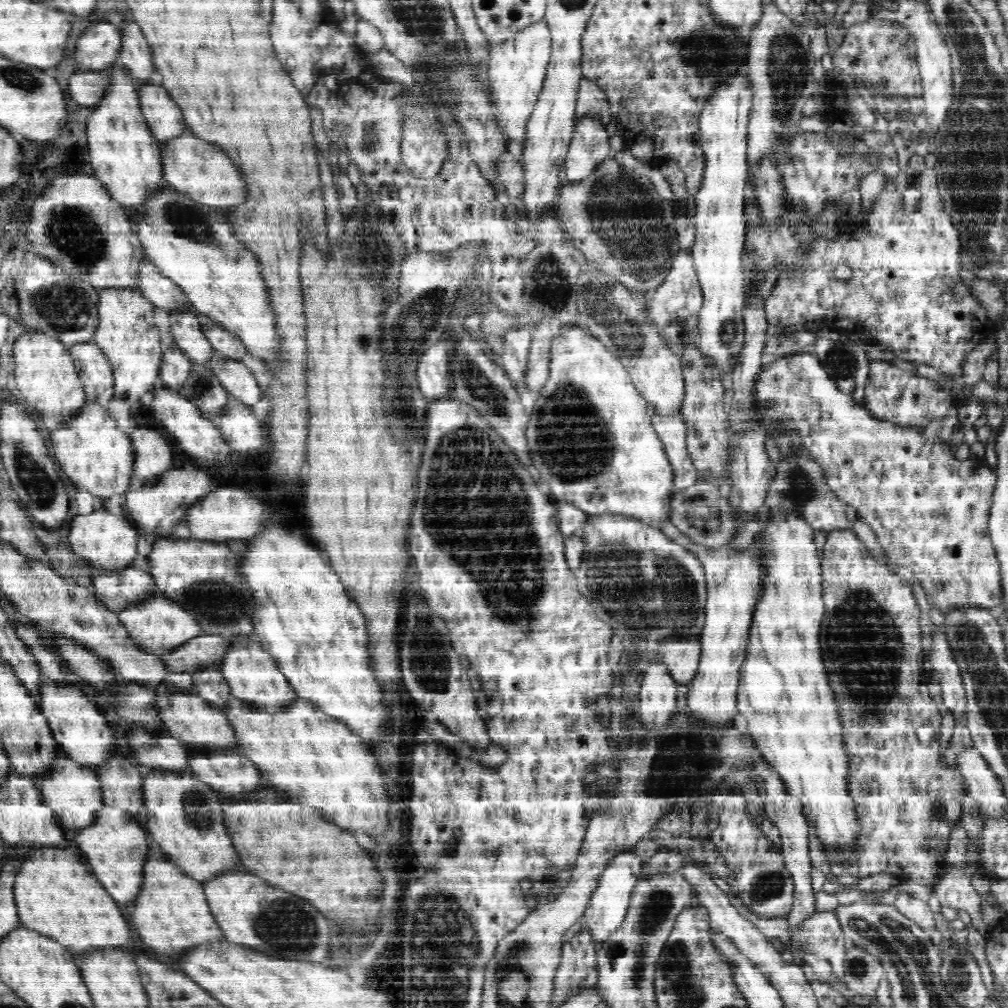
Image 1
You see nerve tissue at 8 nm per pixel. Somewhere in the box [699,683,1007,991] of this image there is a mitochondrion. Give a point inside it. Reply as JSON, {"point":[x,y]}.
{"point":[764,888]}

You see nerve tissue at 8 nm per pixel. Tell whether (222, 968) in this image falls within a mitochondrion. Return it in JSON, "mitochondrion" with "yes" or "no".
{"mitochondrion":"no"}

